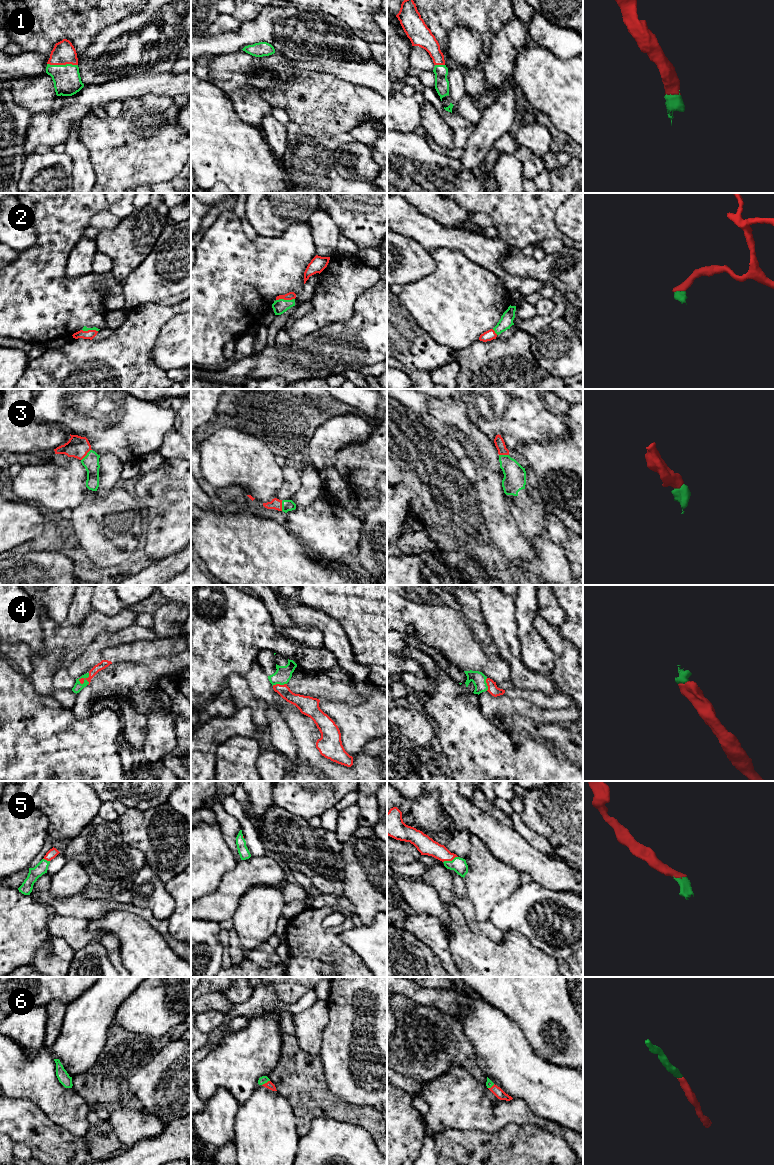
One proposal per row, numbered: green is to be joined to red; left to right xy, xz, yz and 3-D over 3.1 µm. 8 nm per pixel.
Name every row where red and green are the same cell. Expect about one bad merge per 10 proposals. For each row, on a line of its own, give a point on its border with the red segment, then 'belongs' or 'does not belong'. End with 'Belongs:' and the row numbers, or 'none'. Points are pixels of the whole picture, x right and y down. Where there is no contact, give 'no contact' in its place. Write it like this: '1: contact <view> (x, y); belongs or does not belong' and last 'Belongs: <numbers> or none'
1: contact xy (62, 64); belongs
2: contact xz (285, 299); belongs
3: contact xy (86, 454); belongs
4: contact xy (85, 678); belongs
5: contact yz (450, 860); belongs
6: contact xz (265, 1083); belongs
Belongs: 1, 2, 3, 4, 5, 6

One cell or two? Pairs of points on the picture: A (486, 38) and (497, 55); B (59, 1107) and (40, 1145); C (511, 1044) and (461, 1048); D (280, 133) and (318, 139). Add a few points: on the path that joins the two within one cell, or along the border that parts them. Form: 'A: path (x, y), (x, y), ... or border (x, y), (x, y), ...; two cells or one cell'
A: border (503, 25), (494, 37), (491, 50), (482, 67); two cells
B: border (36, 1104), (51, 1120), (72, 1133); two cells
C: border (462, 1026), (472, 1046), (476, 1063), (481, 1069); two cells
D: border (286, 125), (287, 148), (280, 157); two cells

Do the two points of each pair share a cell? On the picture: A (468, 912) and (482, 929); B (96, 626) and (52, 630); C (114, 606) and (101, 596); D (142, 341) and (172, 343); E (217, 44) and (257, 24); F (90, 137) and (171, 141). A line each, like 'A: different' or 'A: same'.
A: same
B: same
C: same
D: different
E: same
F: same

